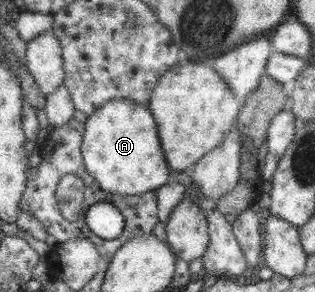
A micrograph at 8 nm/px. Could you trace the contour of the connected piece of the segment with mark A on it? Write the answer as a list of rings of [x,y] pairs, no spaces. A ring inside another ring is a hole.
[[[118,98],[104,103],[86,119],[81,152],[88,174],[109,194],[135,196],[168,183],[171,169],[148,106]]]

